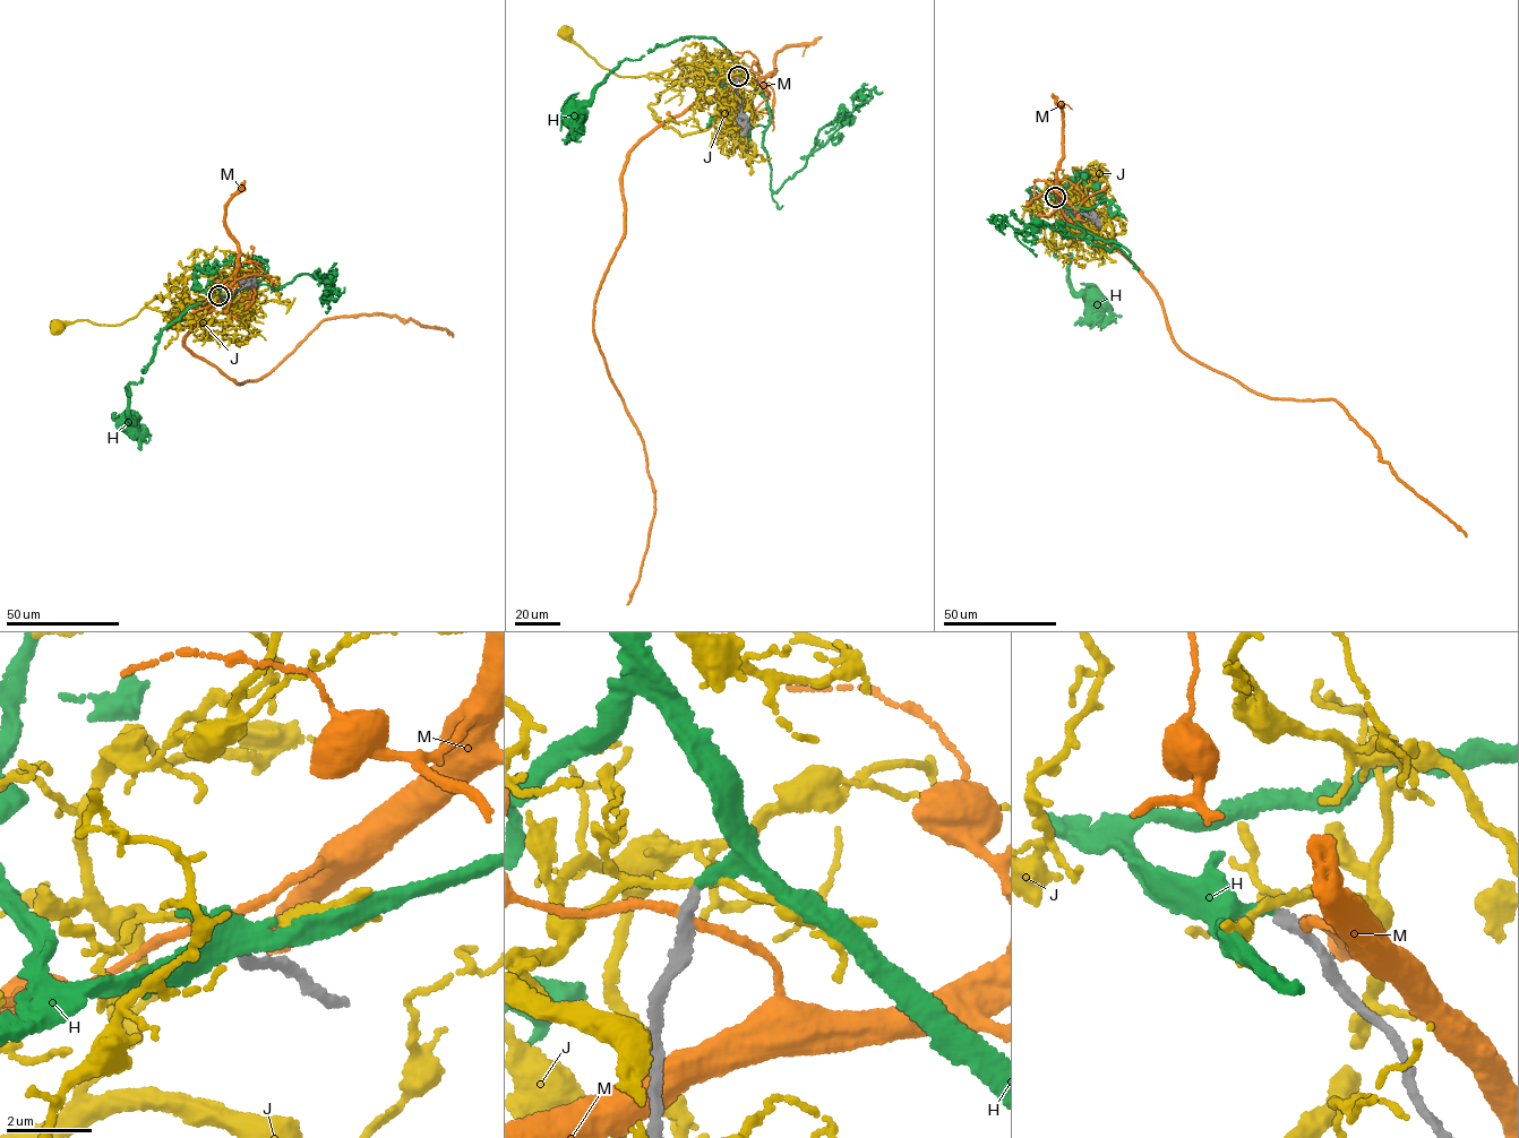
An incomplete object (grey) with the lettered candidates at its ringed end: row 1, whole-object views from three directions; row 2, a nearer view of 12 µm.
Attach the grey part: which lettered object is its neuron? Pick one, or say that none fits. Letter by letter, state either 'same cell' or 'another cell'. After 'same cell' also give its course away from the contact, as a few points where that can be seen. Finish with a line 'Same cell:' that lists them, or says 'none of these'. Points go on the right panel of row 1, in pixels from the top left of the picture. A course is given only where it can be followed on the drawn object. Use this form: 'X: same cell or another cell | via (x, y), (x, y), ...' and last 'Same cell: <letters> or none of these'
H: same cell | via (1055, 197), (1028, 189), (1031, 222), (1045, 243), (1055, 246), (1055, 255), (1070, 255), (1069, 283), (1093, 302)
J: another cell
M: another cell
Same cell: H

